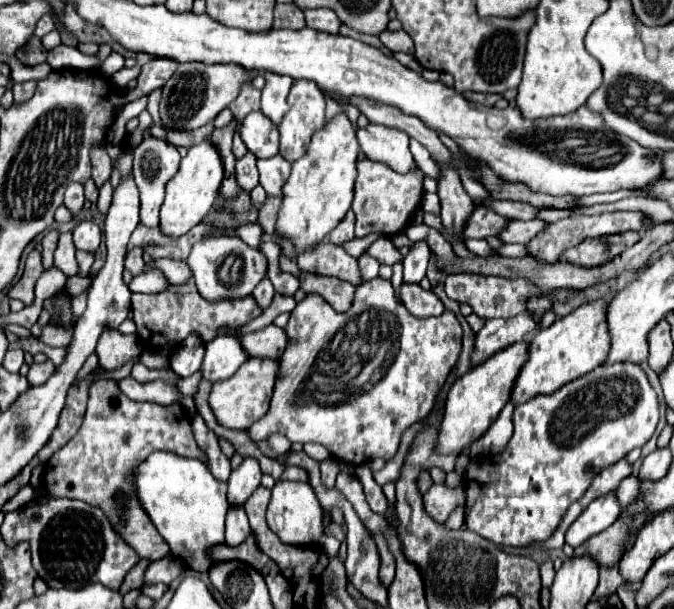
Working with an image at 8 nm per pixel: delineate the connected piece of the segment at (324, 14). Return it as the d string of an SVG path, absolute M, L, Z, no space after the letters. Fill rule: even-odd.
M314 8L314 10L304 10L306 14L306 24L314 30L320 32L330 32L330 34L338 34L342 22L338 22L338 16L334 10L330 8Z

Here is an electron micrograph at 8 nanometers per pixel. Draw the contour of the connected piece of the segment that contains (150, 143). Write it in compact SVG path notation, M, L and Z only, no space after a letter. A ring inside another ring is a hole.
M146 134L144 140L138 144L138 148L134 150L132 176L134 176L134 182L140 190L140 224L144 224L148 228L160 226L158 212L160 212L160 206L164 200L164 186L178 172L178 166L180 166L178 148L174 144L162 140L162 138L154 138L154 136Z

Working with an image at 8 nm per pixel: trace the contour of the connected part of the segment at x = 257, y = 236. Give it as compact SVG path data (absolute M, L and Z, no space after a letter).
M244 224L244 226L238 226L234 232L226 232L226 234L230 234L230 236L242 236L250 246L260 248L264 230L258 224Z

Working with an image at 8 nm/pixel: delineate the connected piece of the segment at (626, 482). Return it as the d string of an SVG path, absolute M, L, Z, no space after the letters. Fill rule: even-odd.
M624 478L618 486L618 502L624 506L628 506L632 500L638 500L640 496L640 478Z

